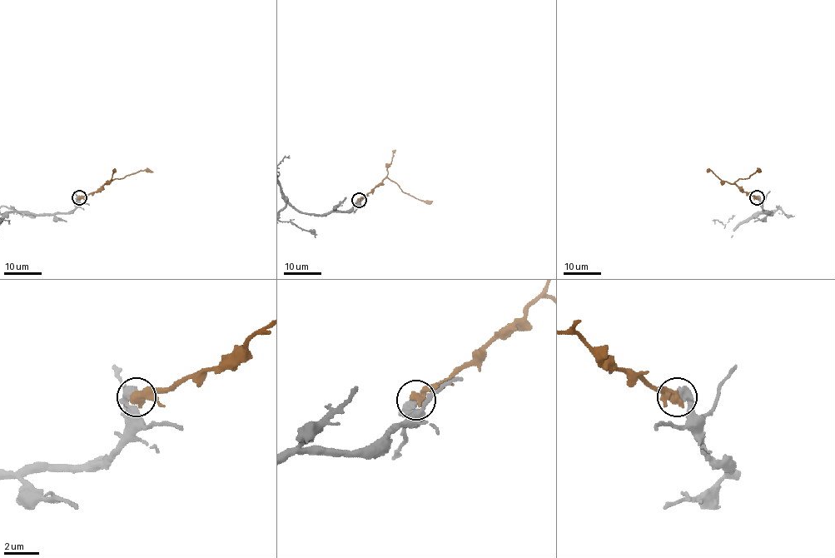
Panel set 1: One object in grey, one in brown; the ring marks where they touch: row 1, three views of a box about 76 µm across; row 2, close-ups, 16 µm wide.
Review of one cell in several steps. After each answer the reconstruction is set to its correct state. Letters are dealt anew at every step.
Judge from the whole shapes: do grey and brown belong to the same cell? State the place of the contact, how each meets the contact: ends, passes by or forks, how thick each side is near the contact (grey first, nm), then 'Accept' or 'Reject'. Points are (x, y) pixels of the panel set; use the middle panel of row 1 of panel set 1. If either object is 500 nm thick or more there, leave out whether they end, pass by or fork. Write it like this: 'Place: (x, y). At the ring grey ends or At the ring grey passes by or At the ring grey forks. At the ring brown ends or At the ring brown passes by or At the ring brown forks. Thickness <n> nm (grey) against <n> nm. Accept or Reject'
Place: (359, 200). Thickness 550 nm (grey) against 550 nm. Reject

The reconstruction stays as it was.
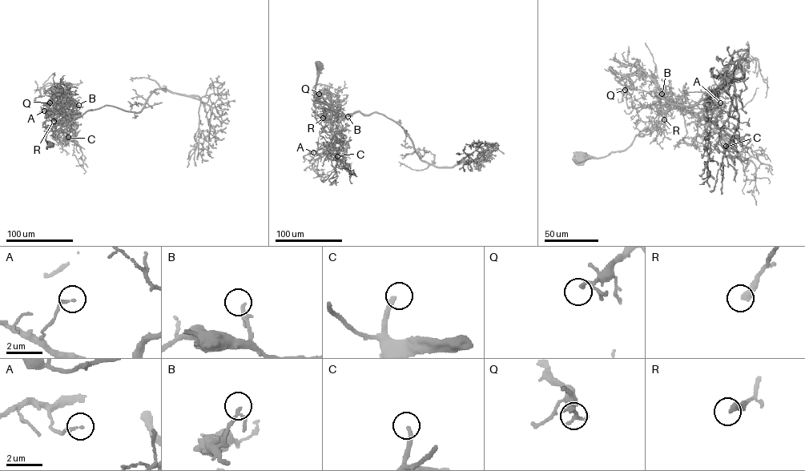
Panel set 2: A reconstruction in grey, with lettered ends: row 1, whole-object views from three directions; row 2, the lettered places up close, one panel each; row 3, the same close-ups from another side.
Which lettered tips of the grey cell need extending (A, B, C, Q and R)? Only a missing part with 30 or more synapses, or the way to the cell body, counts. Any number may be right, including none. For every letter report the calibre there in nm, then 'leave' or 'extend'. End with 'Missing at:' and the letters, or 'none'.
A: calibre 140 nm; leave
B: calibre 240 nm; leave
C: calibre 240 nm; extend
Q: calibre 150 nm; leave
R: calibre 400 nm; leave
Missing at: C

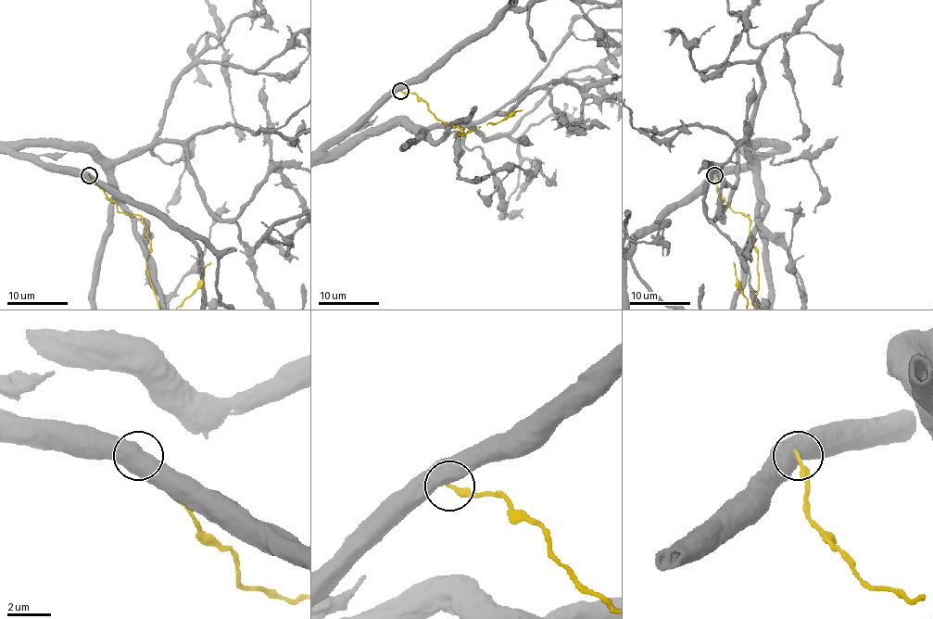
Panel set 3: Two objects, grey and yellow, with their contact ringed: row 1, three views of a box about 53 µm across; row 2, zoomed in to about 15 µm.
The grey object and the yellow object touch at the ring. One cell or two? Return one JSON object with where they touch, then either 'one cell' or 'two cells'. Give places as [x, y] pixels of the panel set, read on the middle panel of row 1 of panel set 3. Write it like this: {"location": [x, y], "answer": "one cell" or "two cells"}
{"location": [400, 91], "answer": "two cells"}

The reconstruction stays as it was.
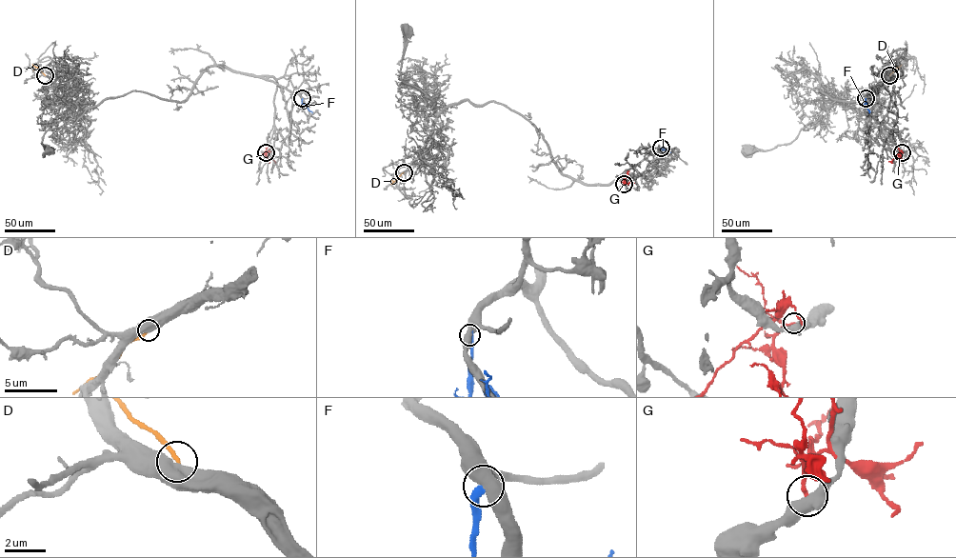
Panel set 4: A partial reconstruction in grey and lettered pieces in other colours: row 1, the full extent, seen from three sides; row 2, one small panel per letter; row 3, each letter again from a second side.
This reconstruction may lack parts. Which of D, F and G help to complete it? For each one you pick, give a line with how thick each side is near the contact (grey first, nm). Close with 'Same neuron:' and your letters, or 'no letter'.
Same neuron: no letter

